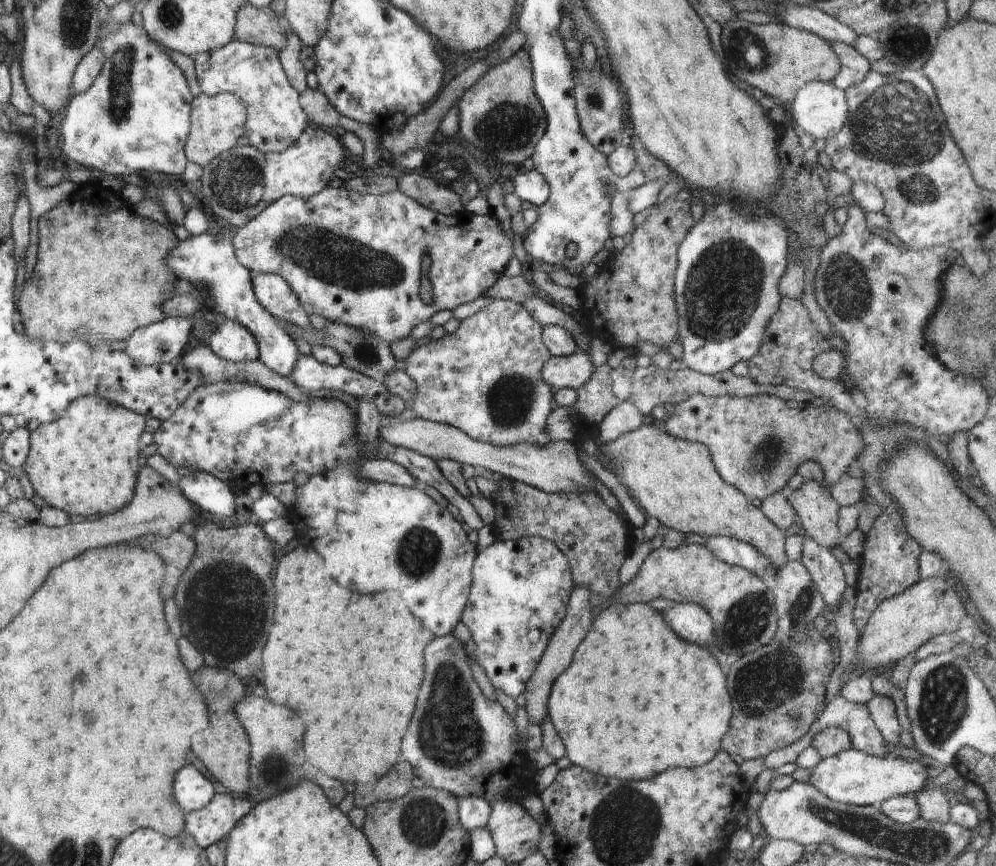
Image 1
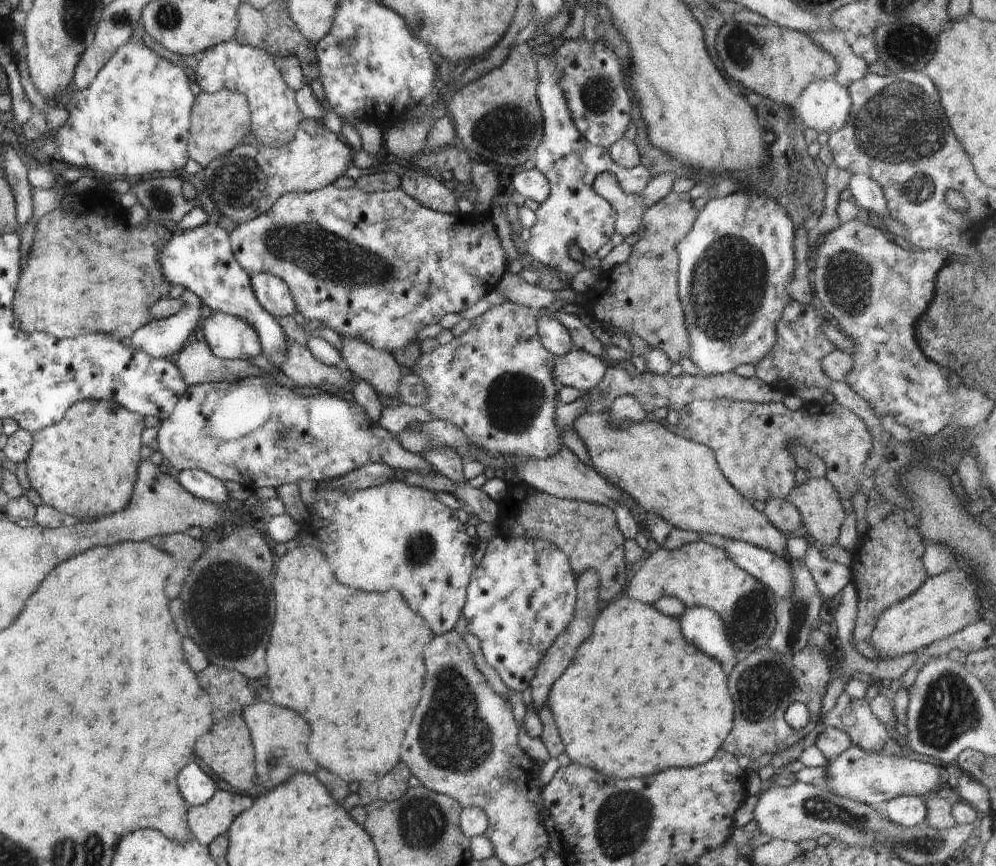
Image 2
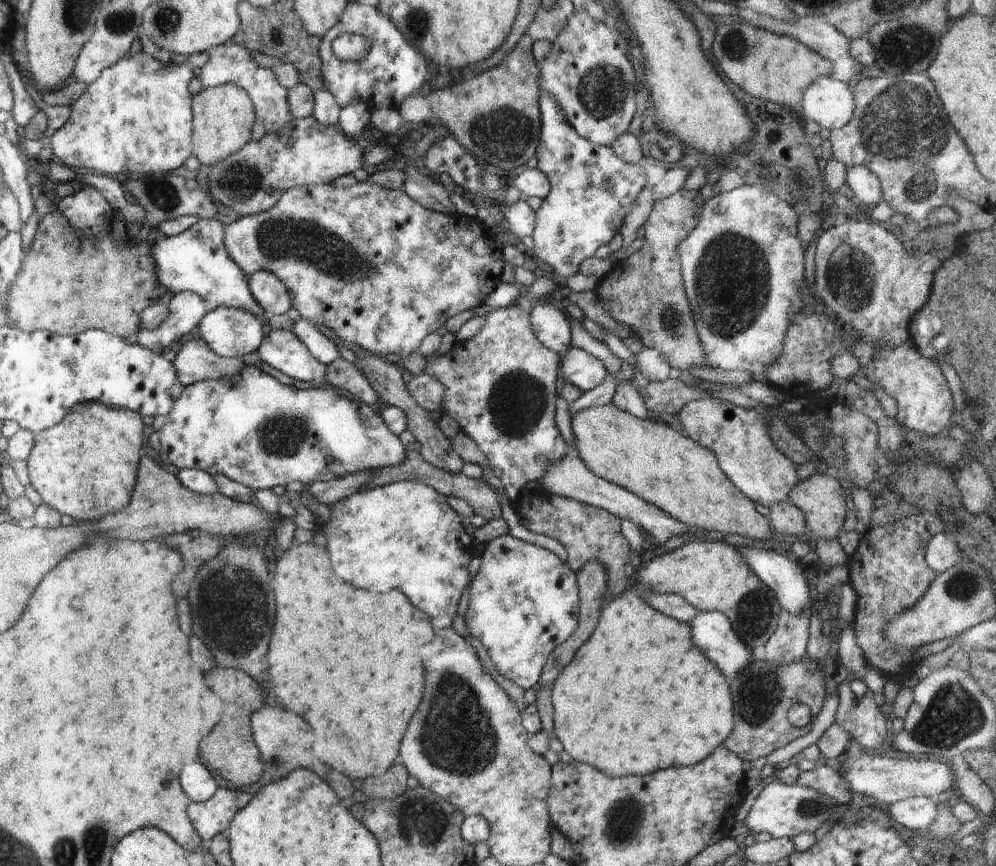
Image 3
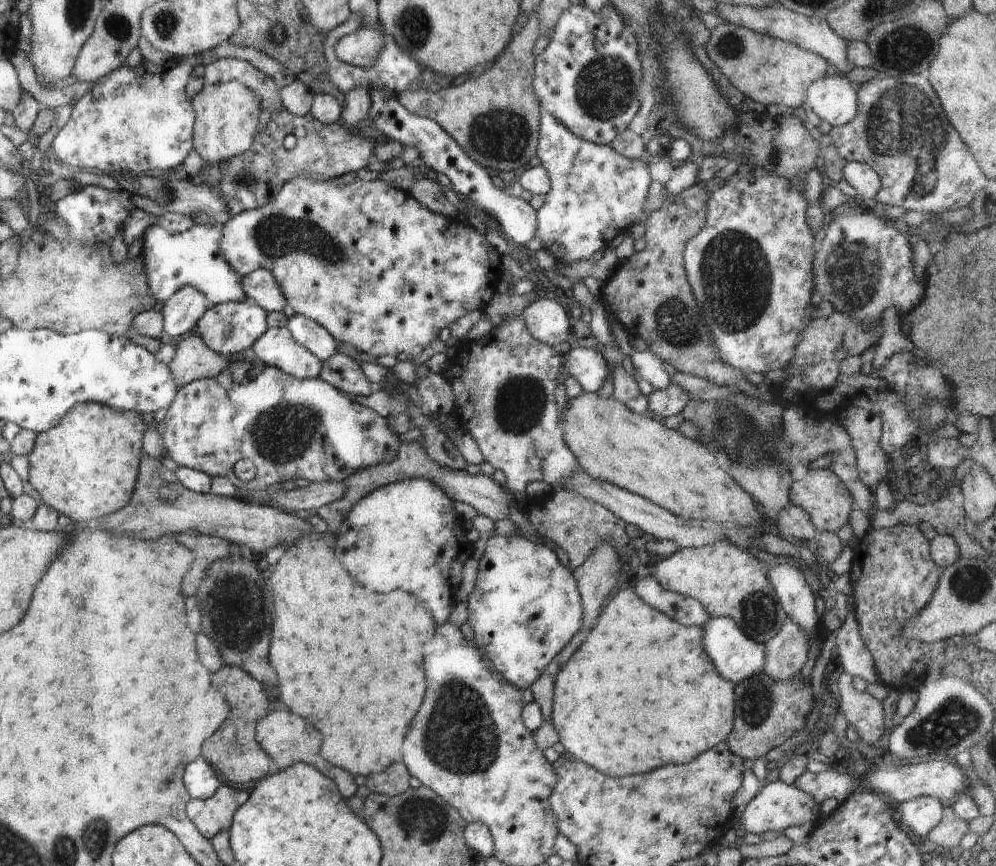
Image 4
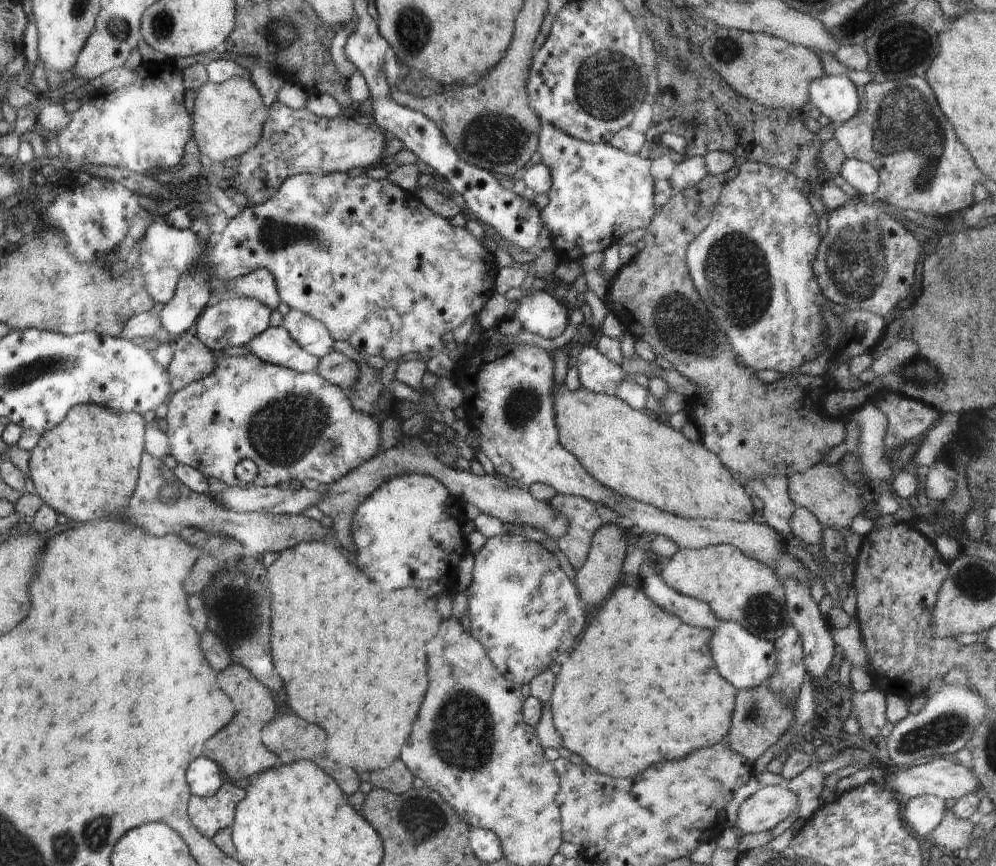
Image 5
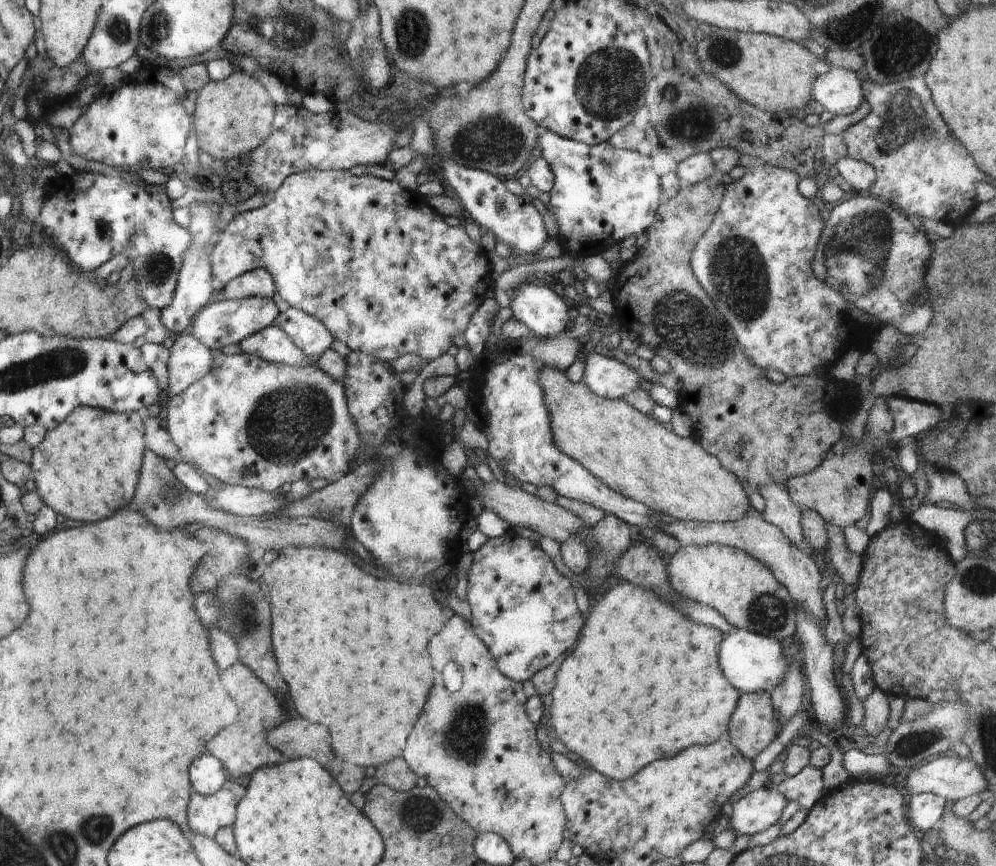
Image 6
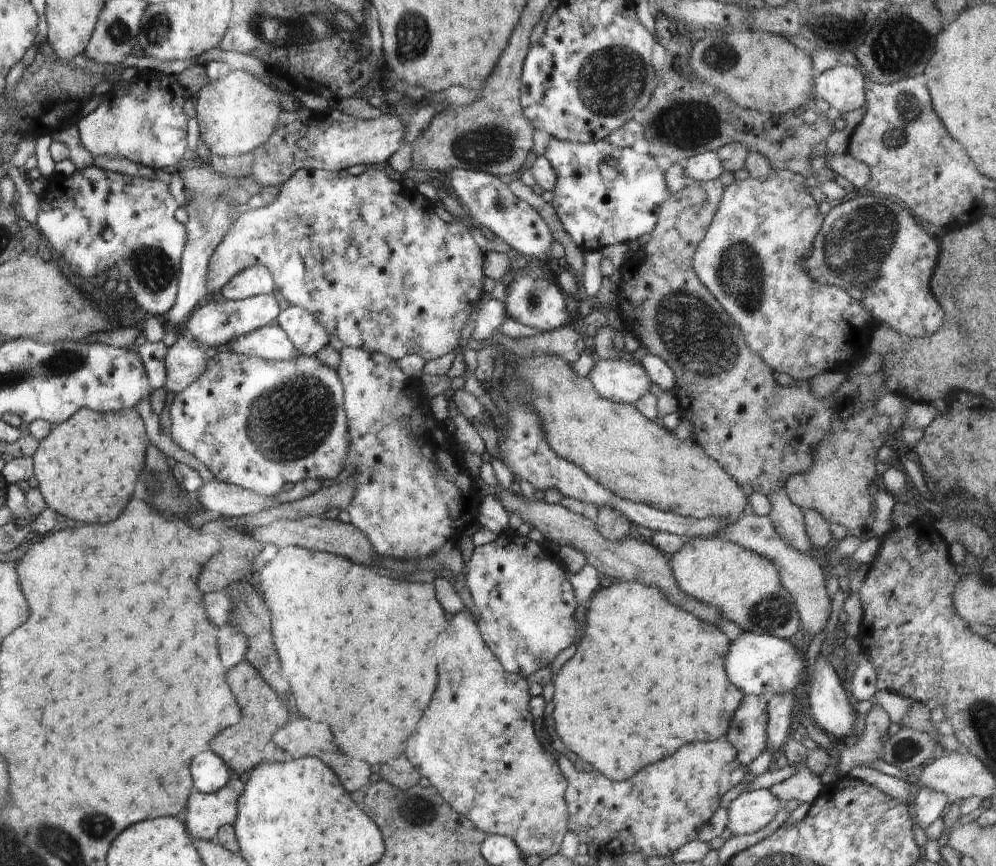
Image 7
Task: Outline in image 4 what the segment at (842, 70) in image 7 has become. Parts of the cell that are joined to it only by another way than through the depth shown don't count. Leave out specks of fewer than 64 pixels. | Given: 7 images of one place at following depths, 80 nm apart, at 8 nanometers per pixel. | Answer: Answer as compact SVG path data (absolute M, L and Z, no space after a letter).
M835 73L821 79L816 79L808 85L805 106L812 108L821 120L828 122L833 127L839 127L850 122L856 116L859 102L856 86L844 76L838 76Z

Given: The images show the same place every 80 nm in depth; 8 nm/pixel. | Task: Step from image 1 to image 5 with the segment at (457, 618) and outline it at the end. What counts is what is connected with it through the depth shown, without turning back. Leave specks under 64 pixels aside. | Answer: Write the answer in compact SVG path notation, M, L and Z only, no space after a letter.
M406 472L381 484L362 501L353 516L351 532L360 566L364 566L368 576L376 580L384 590L418 586L428 596L441 596L446 592L452 594L457 584L458 563L470 554L464 548L470 544L470 540L460 530L460 522L453 520L452 514L456 516L453 504L456 506L456 498L449 490L439 480L424 472L420 474Z

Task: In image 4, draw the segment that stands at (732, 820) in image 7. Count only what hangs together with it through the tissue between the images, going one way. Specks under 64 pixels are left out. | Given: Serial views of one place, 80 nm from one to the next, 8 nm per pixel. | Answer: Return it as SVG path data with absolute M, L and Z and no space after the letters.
M779 780L766 783L762 790L757 792L757 794L747 804L739 822L741 824L741 829L743 829L745 832L762 834L762 832L768 832L768 830L784 831L789 826L802 824L806 821L811 822L814 807L818 807L820 810L820 806L815 804L814 799L809 794L806 794L799 788Z

